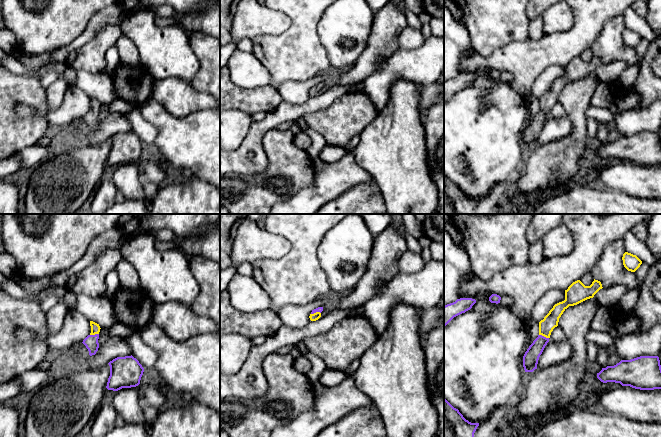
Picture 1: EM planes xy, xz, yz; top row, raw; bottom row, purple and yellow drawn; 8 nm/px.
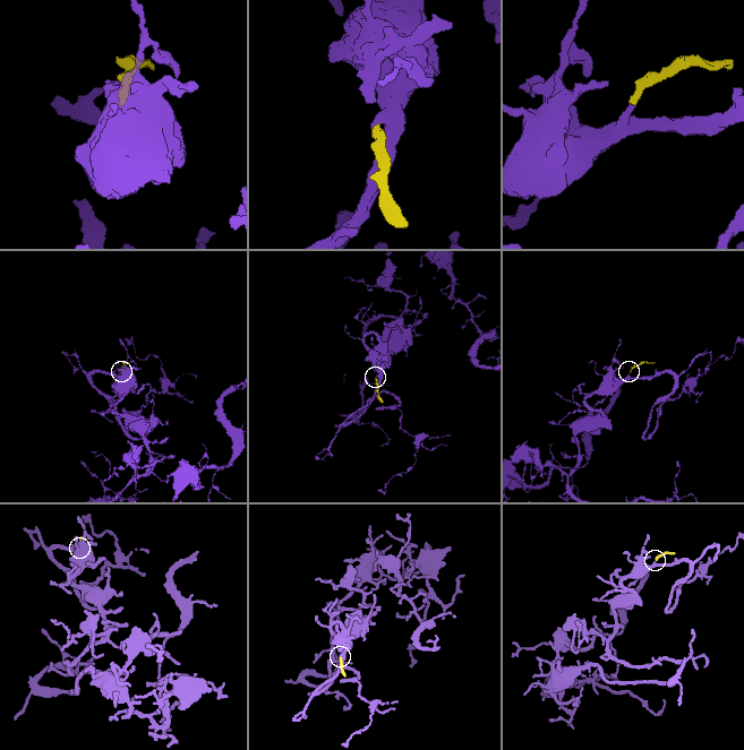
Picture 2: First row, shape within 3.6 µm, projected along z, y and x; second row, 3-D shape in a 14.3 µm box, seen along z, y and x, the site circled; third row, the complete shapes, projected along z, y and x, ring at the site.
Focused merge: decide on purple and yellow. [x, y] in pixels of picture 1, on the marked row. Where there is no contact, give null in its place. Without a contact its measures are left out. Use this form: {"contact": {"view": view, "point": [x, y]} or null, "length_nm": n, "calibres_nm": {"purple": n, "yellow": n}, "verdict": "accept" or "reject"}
{"contact": {"view": "yz", "point": [543, 336]}, "length_nm": 90, "calibres_nm": {"purple": 130, "yellow": 120}, "verdict": "accept"}

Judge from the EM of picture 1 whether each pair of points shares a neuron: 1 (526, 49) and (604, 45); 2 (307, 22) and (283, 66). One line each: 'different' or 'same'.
1: different
2: same

